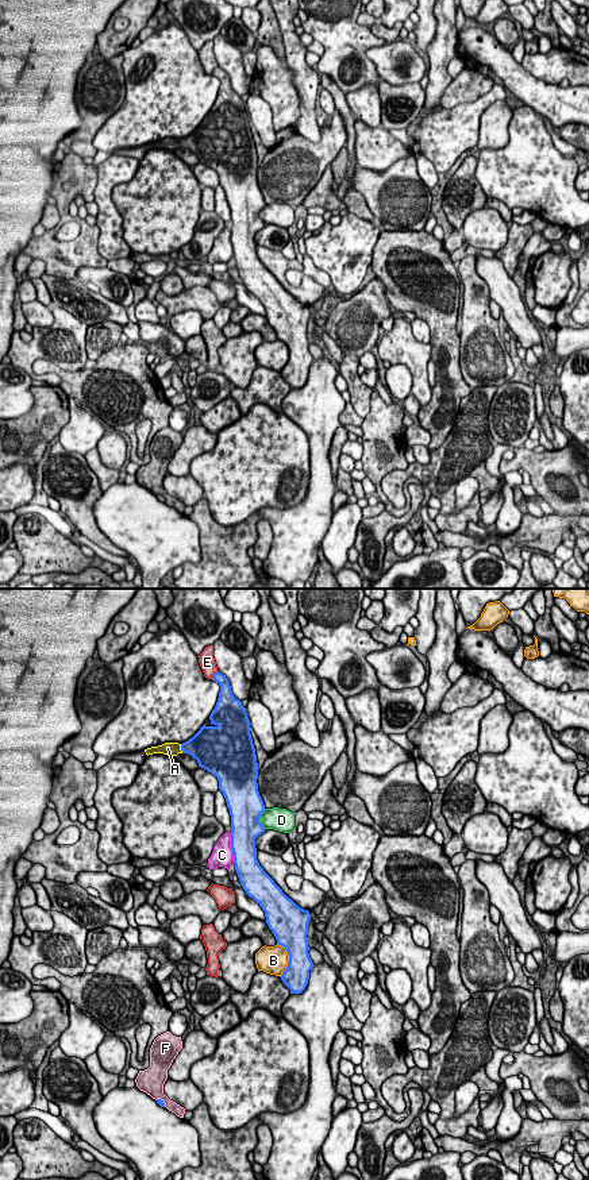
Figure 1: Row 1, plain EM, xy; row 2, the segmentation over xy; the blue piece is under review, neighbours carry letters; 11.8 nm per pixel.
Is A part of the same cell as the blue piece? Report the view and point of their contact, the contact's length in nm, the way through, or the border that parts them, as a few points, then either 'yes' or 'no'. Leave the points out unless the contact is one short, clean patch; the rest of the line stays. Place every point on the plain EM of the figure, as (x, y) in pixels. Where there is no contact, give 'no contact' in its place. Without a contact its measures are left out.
xy (181, 143) | 120 nm | across xy (201, 142), (181, 143), (168, 143) | yes

